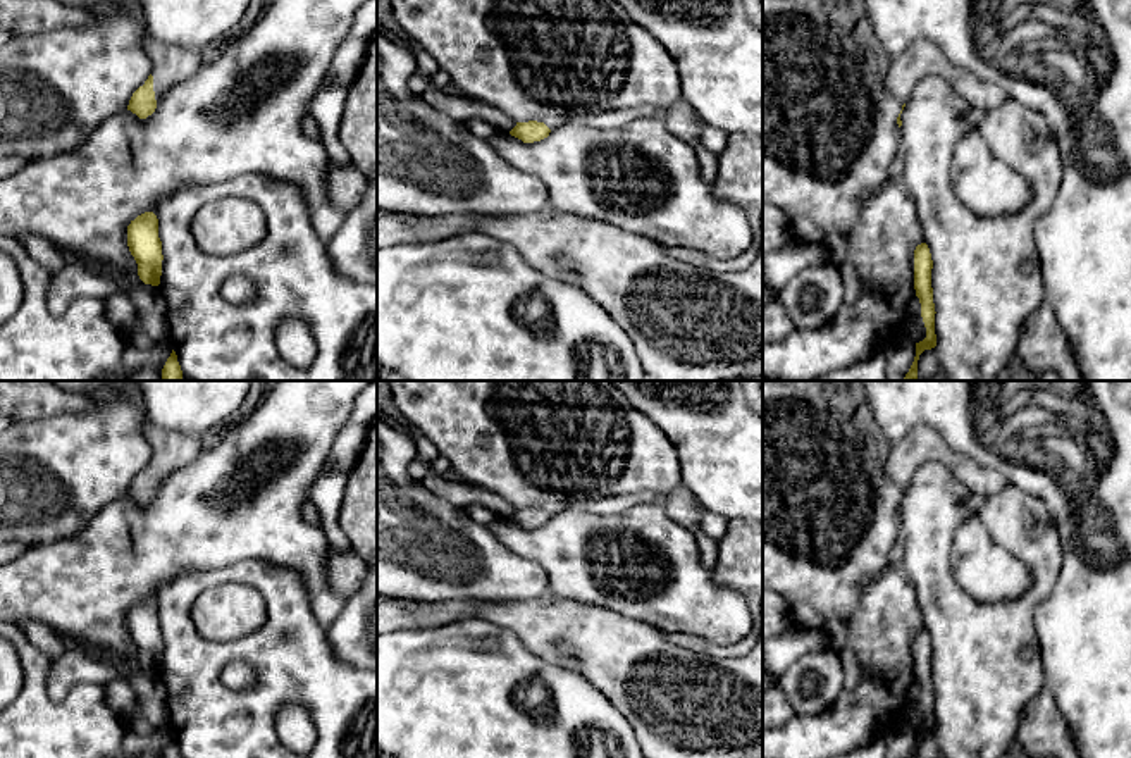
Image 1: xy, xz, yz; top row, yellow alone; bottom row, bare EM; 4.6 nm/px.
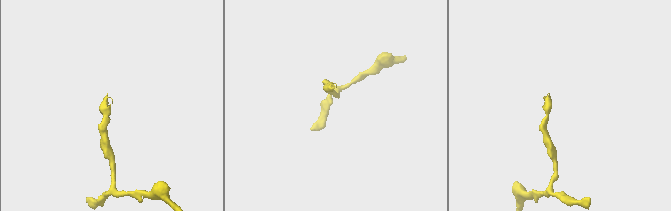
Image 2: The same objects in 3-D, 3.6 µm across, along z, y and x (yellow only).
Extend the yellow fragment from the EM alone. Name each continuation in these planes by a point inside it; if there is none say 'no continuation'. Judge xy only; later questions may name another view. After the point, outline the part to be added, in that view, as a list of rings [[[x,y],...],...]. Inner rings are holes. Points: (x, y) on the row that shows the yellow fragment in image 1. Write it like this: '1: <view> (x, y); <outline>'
1: xy (171, 64); [[[115,0],[119,9],[136,19],[143,29],[143,50],[151,60],[155,100],[170,86],[191,78],[201,67],[201,52],[167,45],[145,31],[145,12],[138,0]]]

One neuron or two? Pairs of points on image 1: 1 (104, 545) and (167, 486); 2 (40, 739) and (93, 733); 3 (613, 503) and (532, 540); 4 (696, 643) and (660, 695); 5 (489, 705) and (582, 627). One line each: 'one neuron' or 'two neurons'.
1: one neuron
2: one neuron
3: two neurons
4: two neurons
5: two neurons

